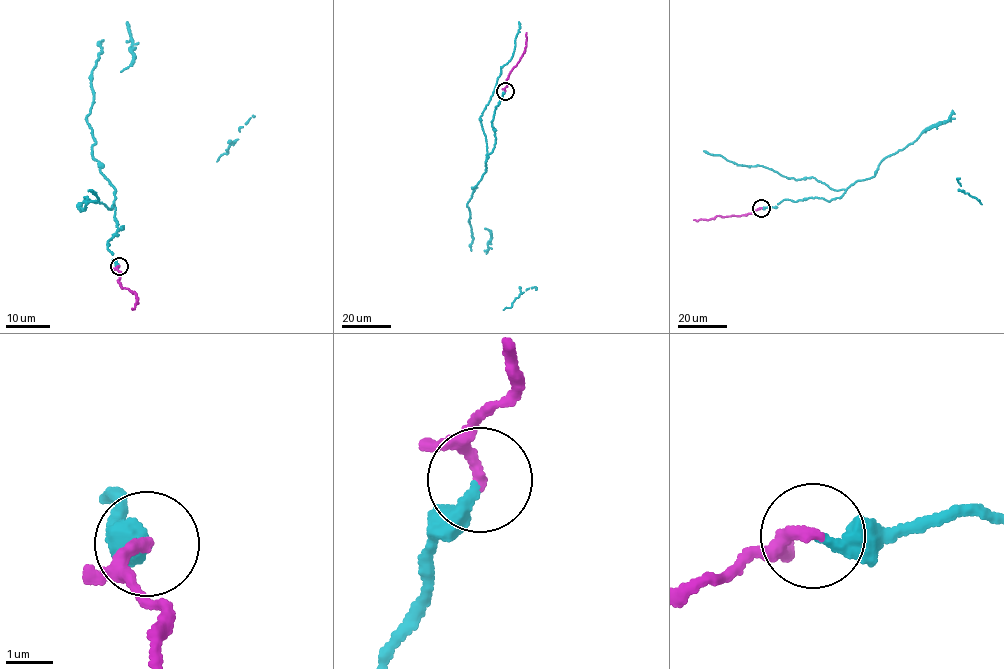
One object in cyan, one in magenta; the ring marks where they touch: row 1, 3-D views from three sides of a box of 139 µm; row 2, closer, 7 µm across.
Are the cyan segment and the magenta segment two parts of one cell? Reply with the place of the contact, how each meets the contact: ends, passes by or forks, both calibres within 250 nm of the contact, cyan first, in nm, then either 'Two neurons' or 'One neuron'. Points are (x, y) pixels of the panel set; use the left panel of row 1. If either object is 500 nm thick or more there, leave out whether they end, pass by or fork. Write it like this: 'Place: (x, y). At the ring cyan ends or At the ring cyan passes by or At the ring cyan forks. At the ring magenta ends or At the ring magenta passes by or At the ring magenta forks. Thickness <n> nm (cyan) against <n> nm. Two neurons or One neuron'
Place: (119, 266). At the ring cyan ends. At the ring magenta ends. Thickness 320 nm (cyan) against 260 nm. One neuron

